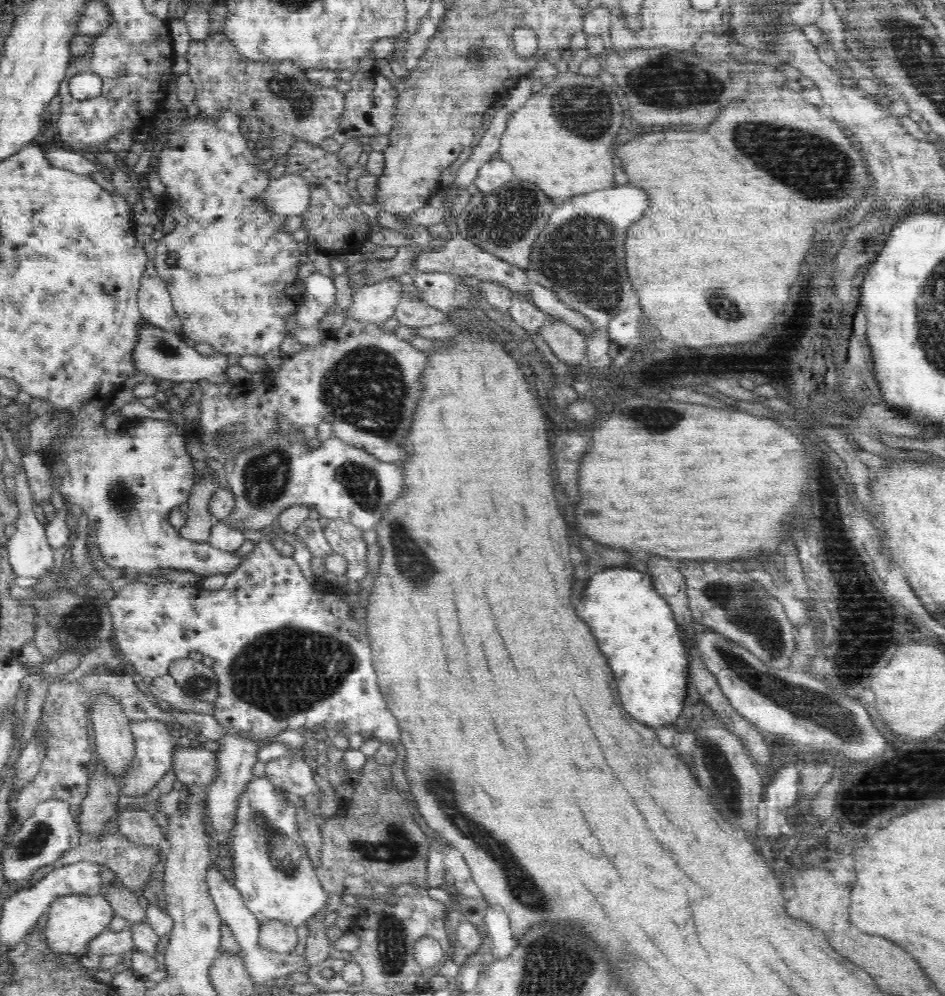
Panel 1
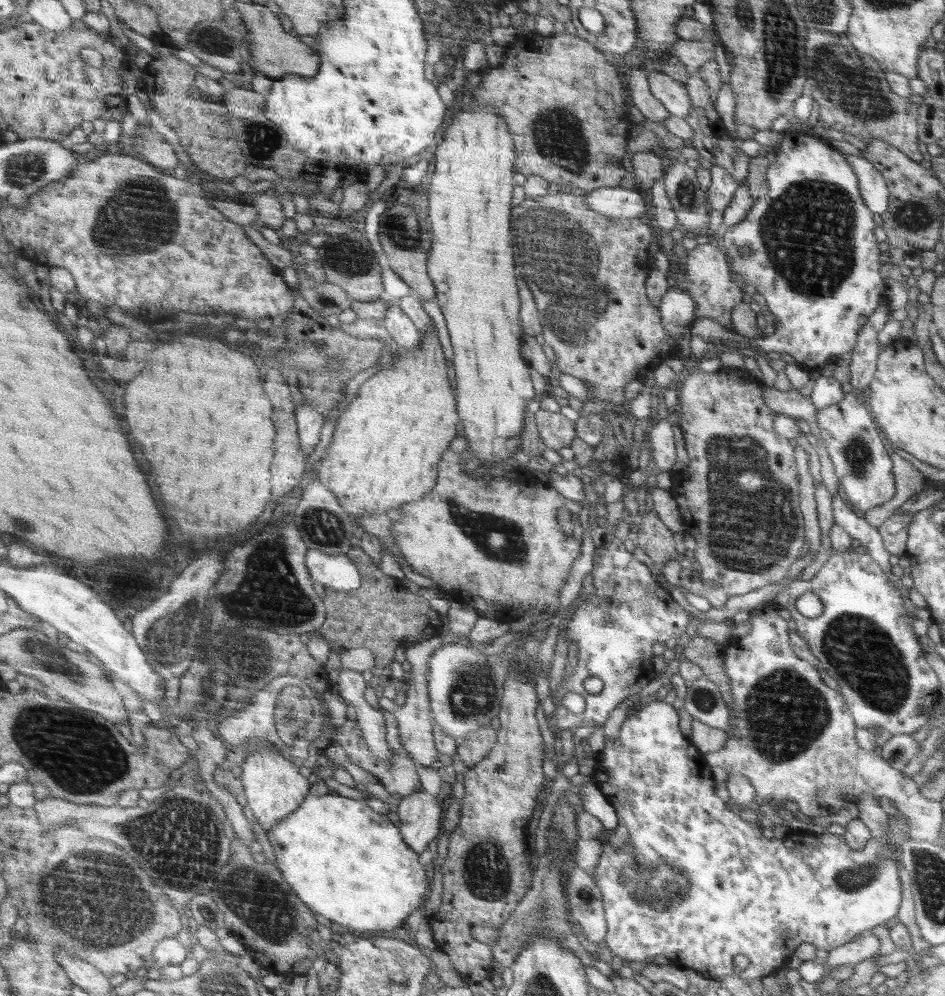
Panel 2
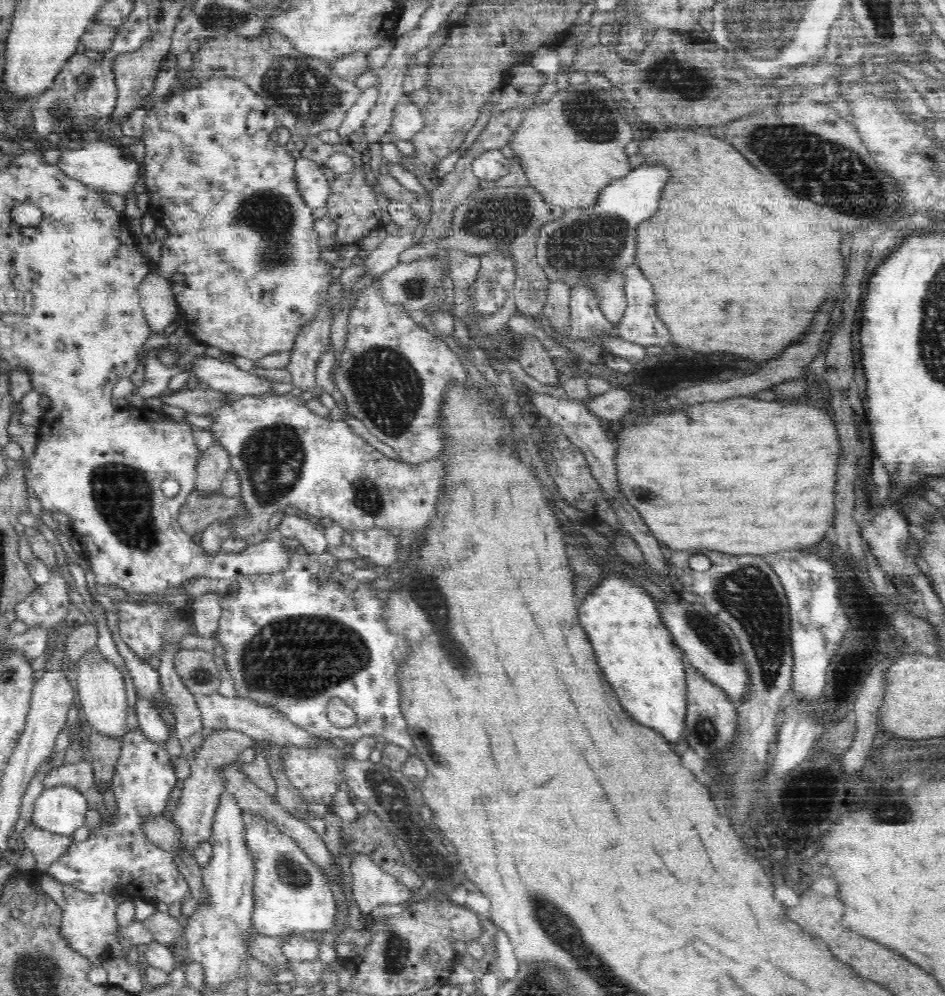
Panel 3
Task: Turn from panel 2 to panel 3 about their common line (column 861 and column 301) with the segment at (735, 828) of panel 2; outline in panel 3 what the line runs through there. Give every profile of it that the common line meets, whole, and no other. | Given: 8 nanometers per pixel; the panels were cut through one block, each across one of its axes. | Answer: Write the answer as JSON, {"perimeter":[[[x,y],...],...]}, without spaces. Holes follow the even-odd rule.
{"perimeter":[[[244,813],[242,817],[248,849],[252,853],[252,859],[255,860],[255,879],[252,890],[255,896],[255,907],[252,912],[252,925],[259,935],[305,934],[316,937],[326,932],[336,932],[335,922],[338,902],[334,900],[325,873],[310,860],[310,857],[298,846],[294,839],[282,834],[273,822],[266,820],[263,816],[251,813]]]}

